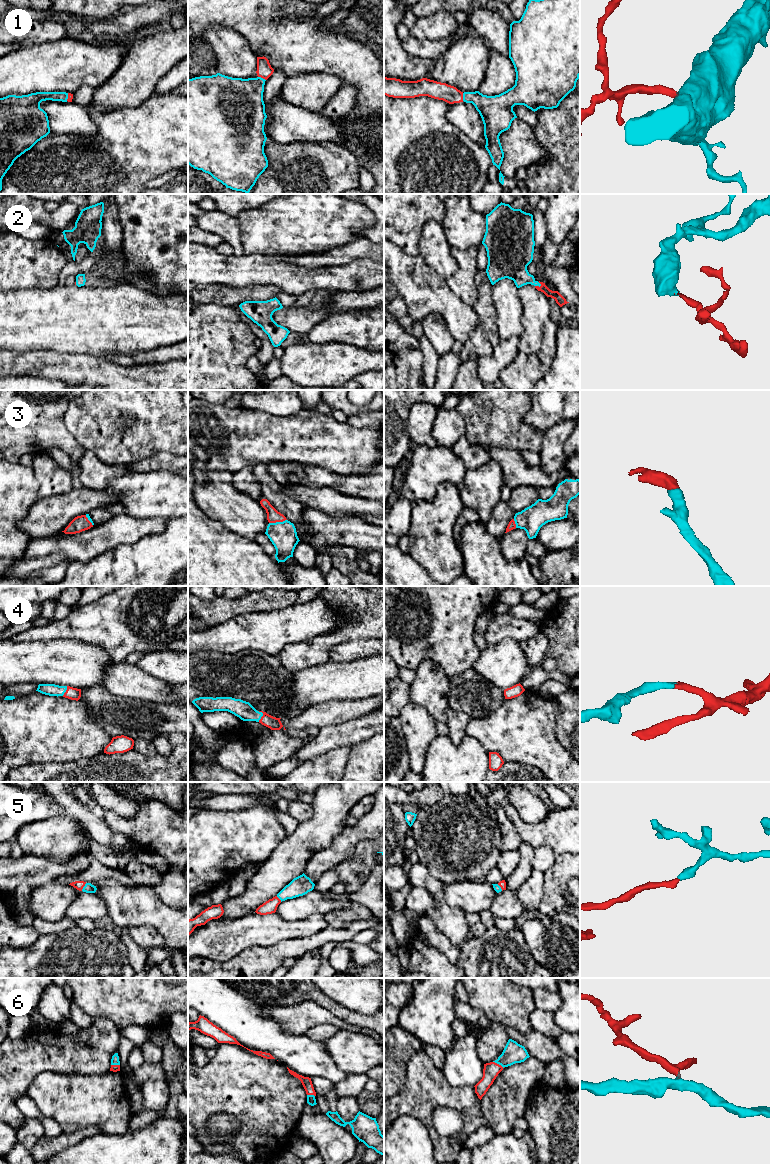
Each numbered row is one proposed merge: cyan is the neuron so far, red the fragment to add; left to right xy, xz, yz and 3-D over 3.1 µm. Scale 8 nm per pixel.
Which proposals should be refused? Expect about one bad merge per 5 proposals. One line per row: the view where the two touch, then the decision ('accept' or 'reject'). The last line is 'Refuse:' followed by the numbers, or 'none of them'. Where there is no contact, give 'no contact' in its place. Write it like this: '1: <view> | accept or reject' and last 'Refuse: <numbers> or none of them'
1: xz | accept
2: yz | accept
3: xz | accept
4: xz | accept
5: xy | accept
6: yz | accept
Refuse: none of them

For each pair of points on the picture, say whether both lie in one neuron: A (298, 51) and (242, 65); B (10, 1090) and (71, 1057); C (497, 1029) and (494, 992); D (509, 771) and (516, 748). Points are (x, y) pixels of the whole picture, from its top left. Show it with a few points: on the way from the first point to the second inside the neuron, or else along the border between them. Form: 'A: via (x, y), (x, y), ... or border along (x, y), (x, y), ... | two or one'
A: border along (243, 36), (249, 48), (257, 56) | two
B: via (25, 1075), (41, 1059), (56, 1057) | one
C: border along (490, 1020), (502, 1023), (507, 1028) | two
D: border along (504, 761), (517, 761), (535, 767) | two

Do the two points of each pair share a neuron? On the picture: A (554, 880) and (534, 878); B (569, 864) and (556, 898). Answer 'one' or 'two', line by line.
A: two
B: one

